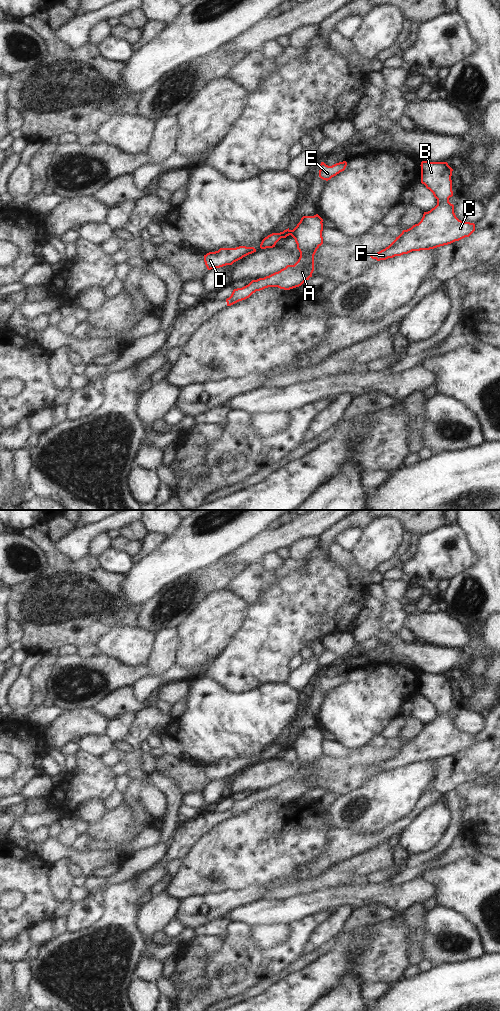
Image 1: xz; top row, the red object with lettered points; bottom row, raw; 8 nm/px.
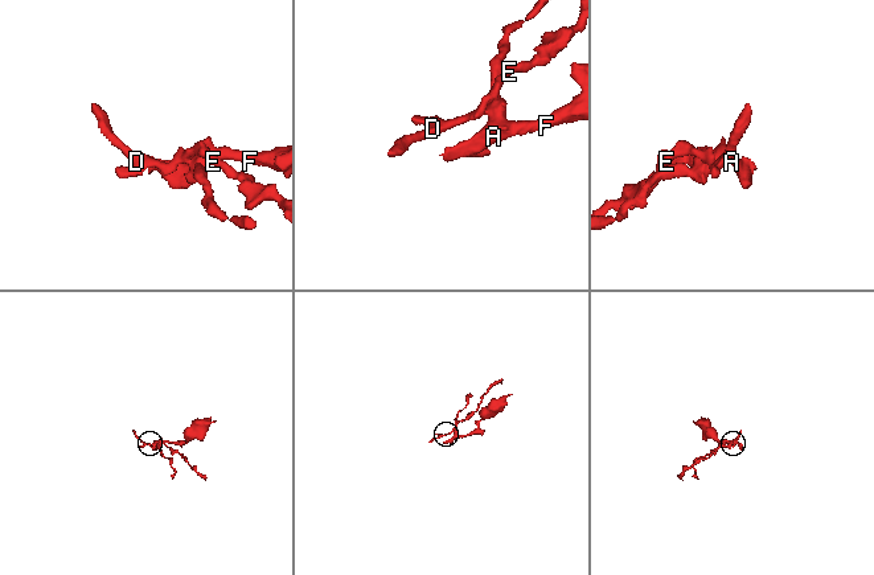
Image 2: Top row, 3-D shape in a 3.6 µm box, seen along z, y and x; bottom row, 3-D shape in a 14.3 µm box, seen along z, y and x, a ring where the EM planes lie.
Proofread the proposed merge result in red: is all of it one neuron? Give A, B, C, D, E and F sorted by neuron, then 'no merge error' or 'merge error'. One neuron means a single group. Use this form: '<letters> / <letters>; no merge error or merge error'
A B C F / D E; merge error

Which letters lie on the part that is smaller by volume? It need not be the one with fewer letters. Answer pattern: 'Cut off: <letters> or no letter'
Cut off: D, E

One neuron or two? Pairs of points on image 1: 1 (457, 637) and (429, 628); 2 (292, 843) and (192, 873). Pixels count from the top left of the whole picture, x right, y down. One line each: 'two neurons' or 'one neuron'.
1: one neuron
2: one neuron

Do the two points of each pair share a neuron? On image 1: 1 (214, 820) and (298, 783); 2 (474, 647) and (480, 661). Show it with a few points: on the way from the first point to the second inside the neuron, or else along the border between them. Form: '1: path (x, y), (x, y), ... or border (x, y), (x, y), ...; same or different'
1: path (235, 809), (254, 797), (277, 791); same
2: path (477, 650), (480, 653), (480, 658); same

